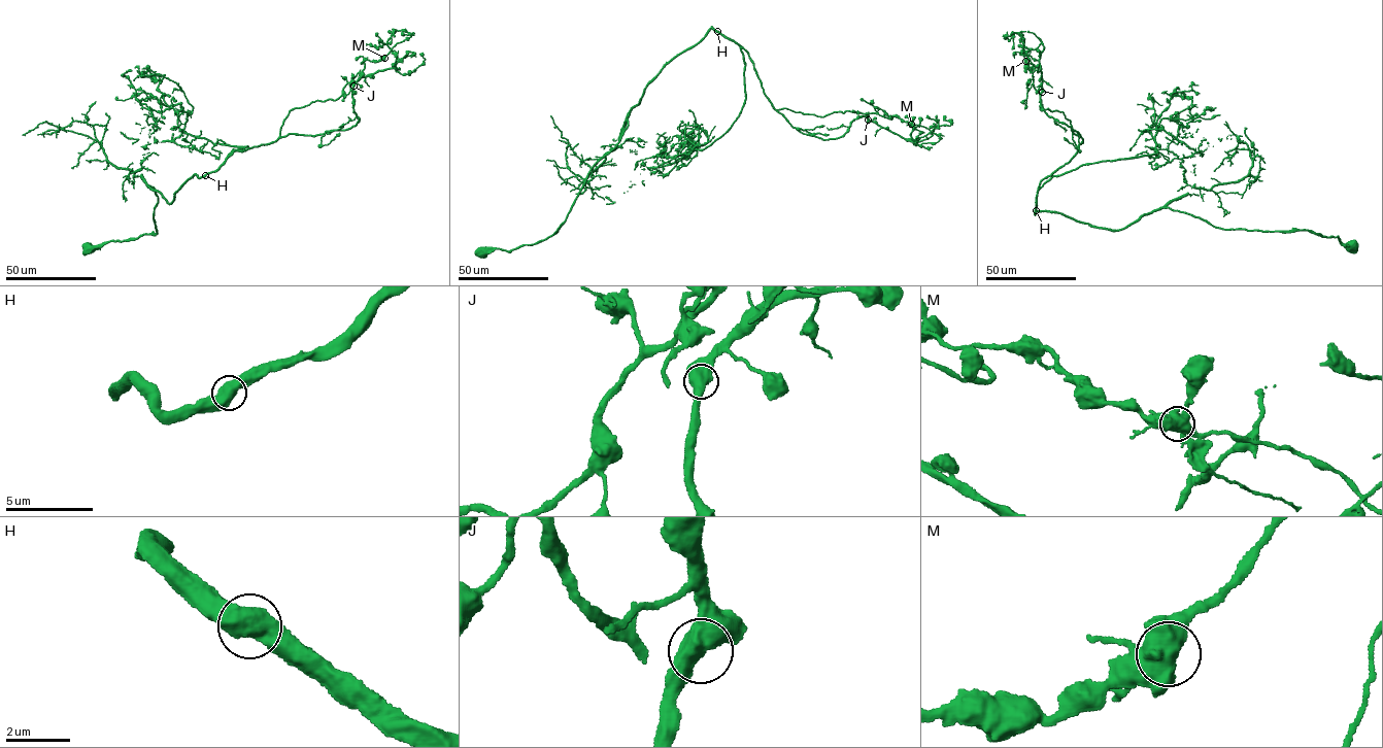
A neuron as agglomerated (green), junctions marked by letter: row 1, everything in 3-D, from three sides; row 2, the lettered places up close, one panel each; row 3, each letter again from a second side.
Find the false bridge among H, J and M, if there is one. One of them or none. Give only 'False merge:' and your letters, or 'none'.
False merge: none

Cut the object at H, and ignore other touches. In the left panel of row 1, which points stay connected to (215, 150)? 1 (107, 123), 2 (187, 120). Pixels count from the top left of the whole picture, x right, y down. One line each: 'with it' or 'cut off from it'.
1: cut off from it
2: with it

